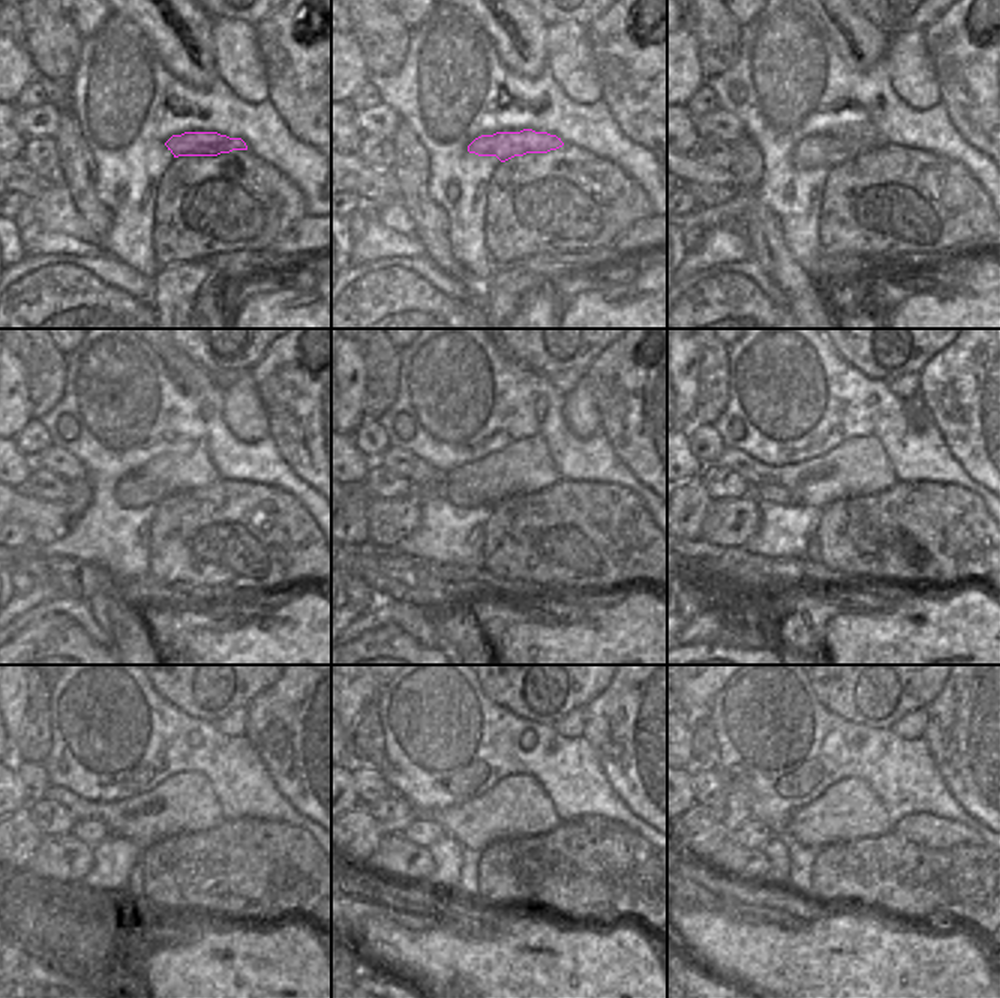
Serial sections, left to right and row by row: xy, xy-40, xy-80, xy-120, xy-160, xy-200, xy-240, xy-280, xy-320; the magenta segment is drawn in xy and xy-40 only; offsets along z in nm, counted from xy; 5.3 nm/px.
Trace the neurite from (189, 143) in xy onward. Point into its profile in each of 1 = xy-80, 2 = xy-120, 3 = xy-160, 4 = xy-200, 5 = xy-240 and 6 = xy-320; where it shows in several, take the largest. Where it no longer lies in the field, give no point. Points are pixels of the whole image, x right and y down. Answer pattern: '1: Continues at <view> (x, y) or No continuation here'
1: Continues at xy-80 (817, 150)
2: Continues at xy-120 (132, 492)
3: Continues at xy-160 (461, 495)
4: Continues at xy-200 (762, 494)
5: Continues at xy-240 (92, 833)
6: Continues at xy-320 (753, 835)

